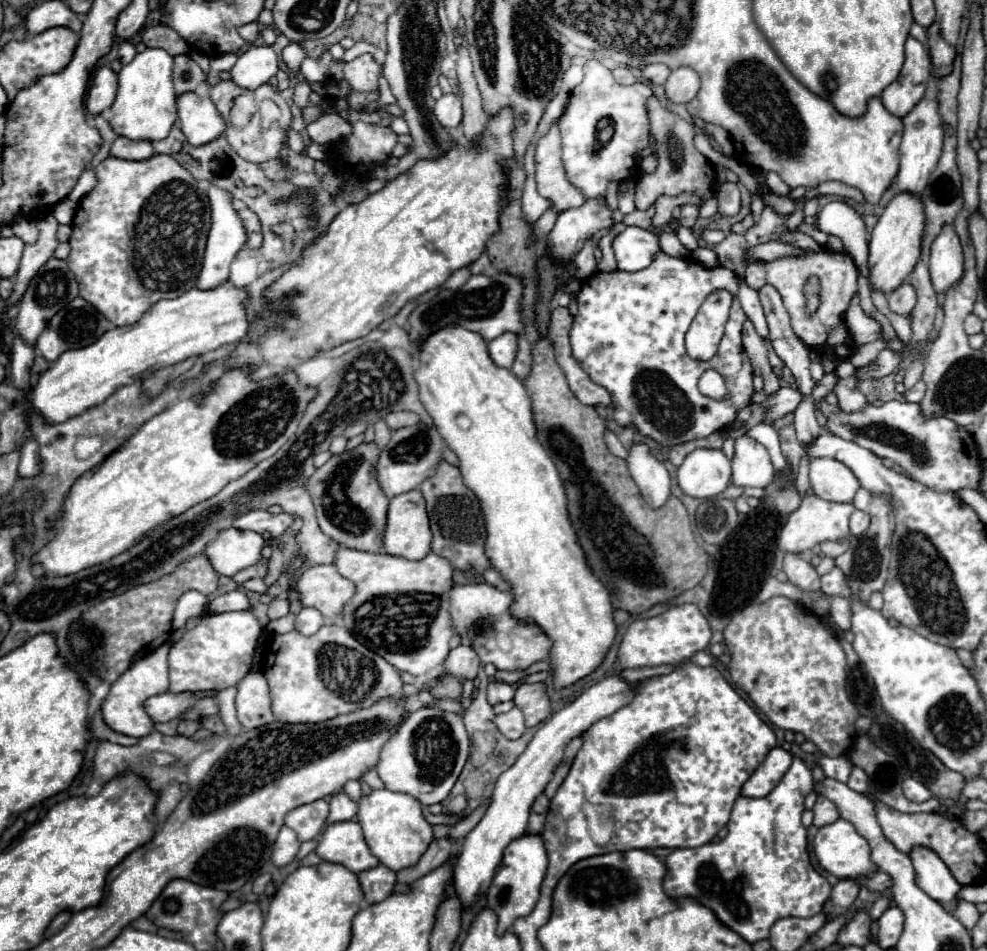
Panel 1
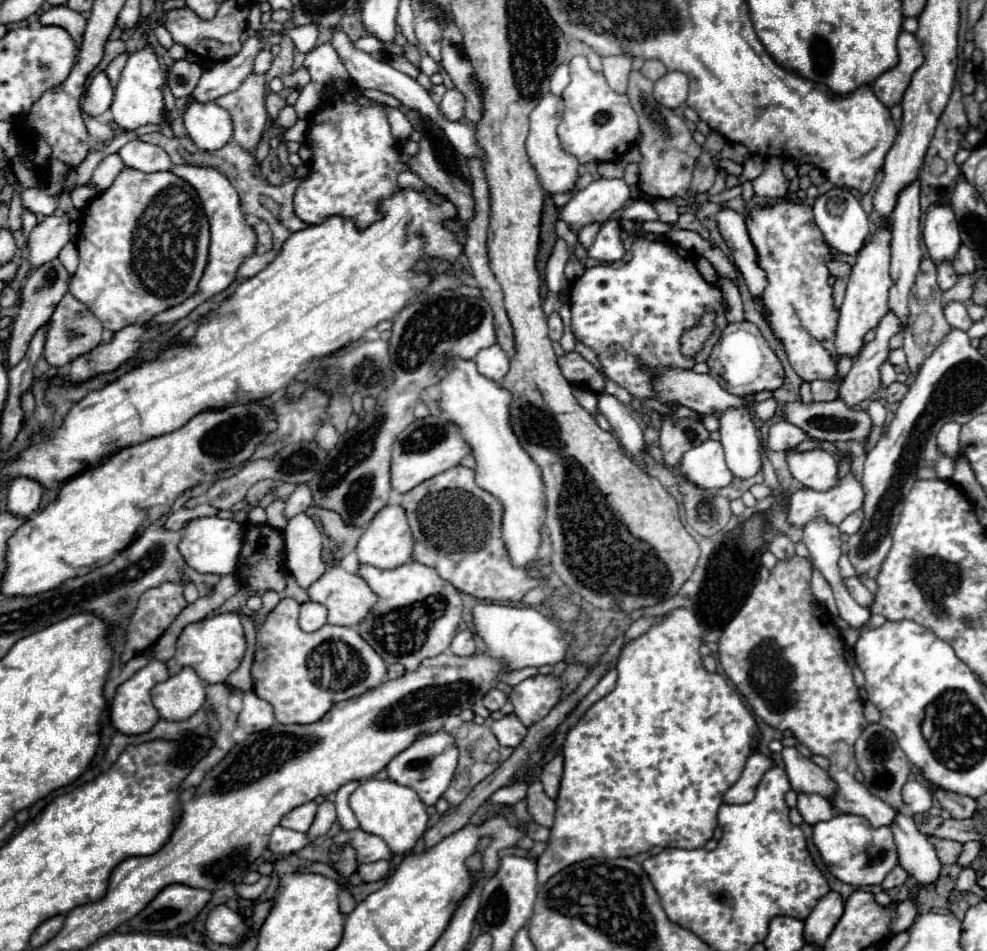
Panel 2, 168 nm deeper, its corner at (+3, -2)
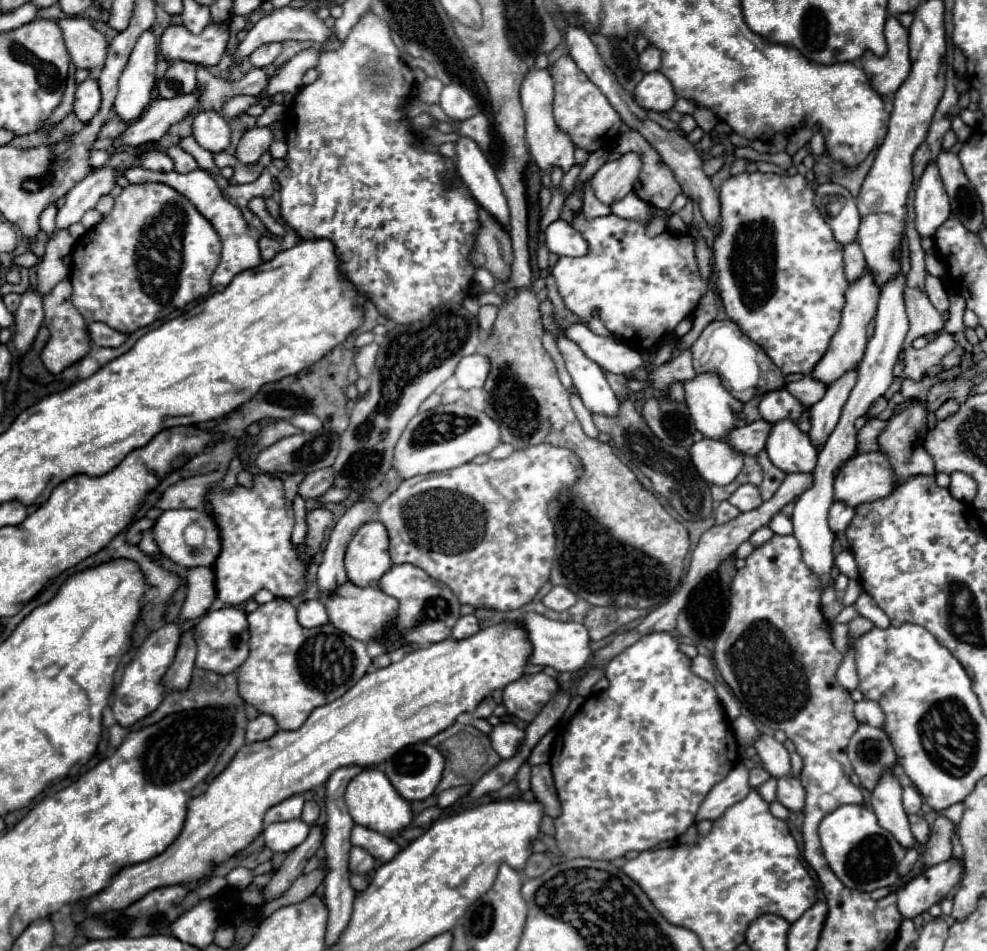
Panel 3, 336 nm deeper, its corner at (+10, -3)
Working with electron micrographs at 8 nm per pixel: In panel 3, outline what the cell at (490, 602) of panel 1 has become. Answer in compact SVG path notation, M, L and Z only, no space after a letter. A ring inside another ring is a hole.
M529 612L523 618L523 626L529 632L529 640L533 644L533 654L529 658L531 664L541 664L541 666L551 666L557 672L581 672L591 658L591 638L589 632L583 624L577 622L557 622L557 620L549 620L541 614Z

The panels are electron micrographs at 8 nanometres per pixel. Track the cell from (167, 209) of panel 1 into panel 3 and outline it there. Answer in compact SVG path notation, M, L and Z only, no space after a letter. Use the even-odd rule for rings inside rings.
M157 182L129 184L115 198L111 214L75 242L71 260L71 300L81 316L87 322L105 322L113 330L131 334L209 294L211 274L221 260L221 240L211 222L171 186Z

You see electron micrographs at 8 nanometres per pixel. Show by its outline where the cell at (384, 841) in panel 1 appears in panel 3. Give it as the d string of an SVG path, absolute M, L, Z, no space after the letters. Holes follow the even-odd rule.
M363 768L347 784L347 790L345 790L343 798L345 798L345 804L347 804L349 814L351 814L355 824L367 826L375 832L383 832L387 836L395 836L397 832L401 832L413 820L409 802L403 800L403 796L399 796L399 792L395 792L395 788L387 780L387 776L377 768Z

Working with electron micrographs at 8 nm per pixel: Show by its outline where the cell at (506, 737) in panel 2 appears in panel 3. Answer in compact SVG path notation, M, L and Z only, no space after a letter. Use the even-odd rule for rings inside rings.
M501 722L493 728L489 738L491 738L495 752L501 756L501 760L507 760L519 752L525 740L525 730L517 728L513 722Z

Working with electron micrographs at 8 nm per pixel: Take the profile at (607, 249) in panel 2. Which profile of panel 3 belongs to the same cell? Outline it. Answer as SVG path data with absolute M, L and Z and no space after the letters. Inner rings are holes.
M555 220L545 230L545 244L549 252L557 256L583 256L587 252L587 242L575 228L565 220Z

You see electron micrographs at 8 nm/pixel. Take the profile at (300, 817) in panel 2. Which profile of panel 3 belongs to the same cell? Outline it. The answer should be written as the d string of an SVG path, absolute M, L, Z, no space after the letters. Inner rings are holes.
M291 796L275 806L271 806L267 812L265 812L265 818L263 818L263 824L273 824L273 822L283 822L283 820L297 820L301 816L301 810L303 810L303 796Z

